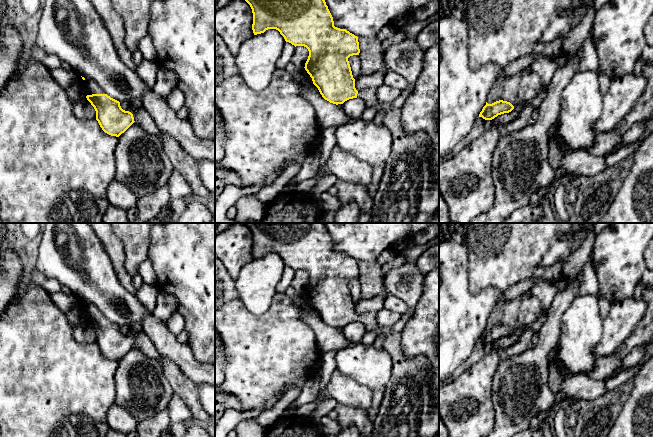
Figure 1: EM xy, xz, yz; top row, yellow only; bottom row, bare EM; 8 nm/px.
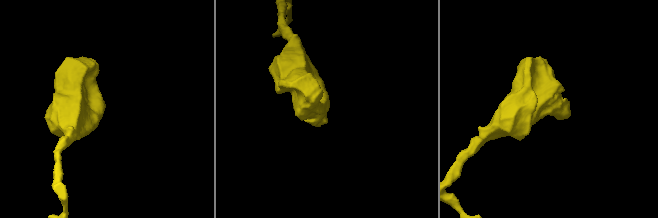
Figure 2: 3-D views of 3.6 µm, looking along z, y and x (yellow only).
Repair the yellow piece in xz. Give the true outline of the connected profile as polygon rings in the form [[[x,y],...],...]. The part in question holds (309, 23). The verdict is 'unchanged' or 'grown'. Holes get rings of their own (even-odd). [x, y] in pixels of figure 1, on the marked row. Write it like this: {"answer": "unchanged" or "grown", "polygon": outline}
{"answer": "grown", "polygon": [[[245,0],[253,13],[254,35],[276,29],[286,42],[304,46],[309,51],[305,70],[322,97],[333,104],[343,104],[353,98],[362,99],[366,107],[383,112],[383,124],[392,136],[391,155],[383,163],[384,173],[373,195],[370,212],[374,223],[429,223],[439,208],[439,185],[434,180],[429,136],[425,132],[406,134],[401,123],[401,109],[376,98],[376,88],[357,91],[348,58],[359,55],[358,37],[346,29],[334,26],[325,0]]]}

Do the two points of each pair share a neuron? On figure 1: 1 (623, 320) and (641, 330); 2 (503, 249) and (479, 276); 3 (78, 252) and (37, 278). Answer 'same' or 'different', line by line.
1: different
2: same
3: different

